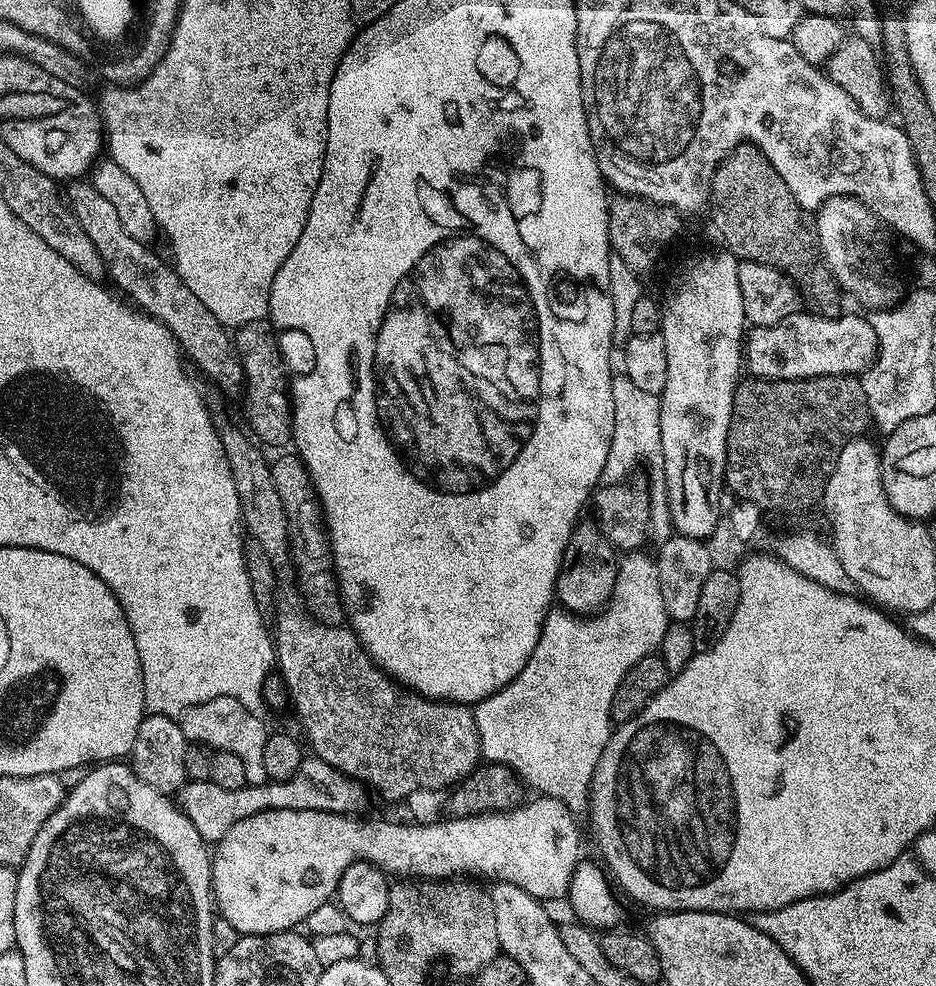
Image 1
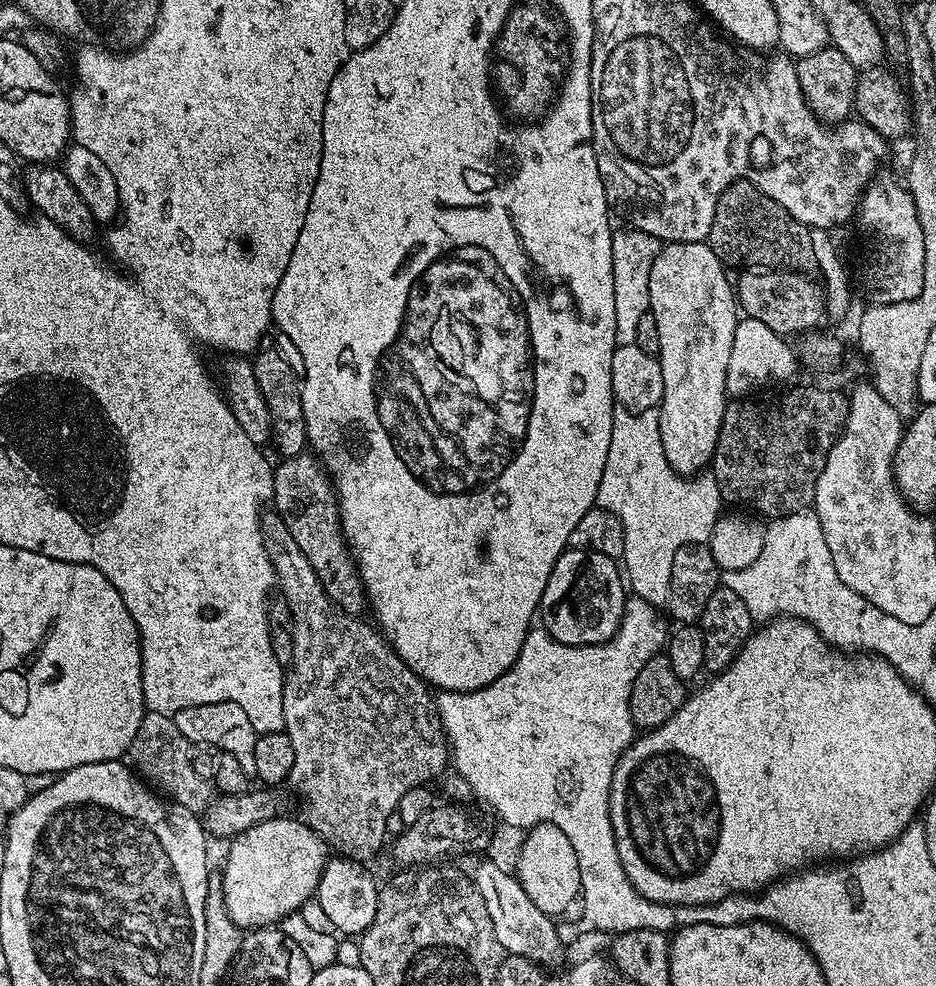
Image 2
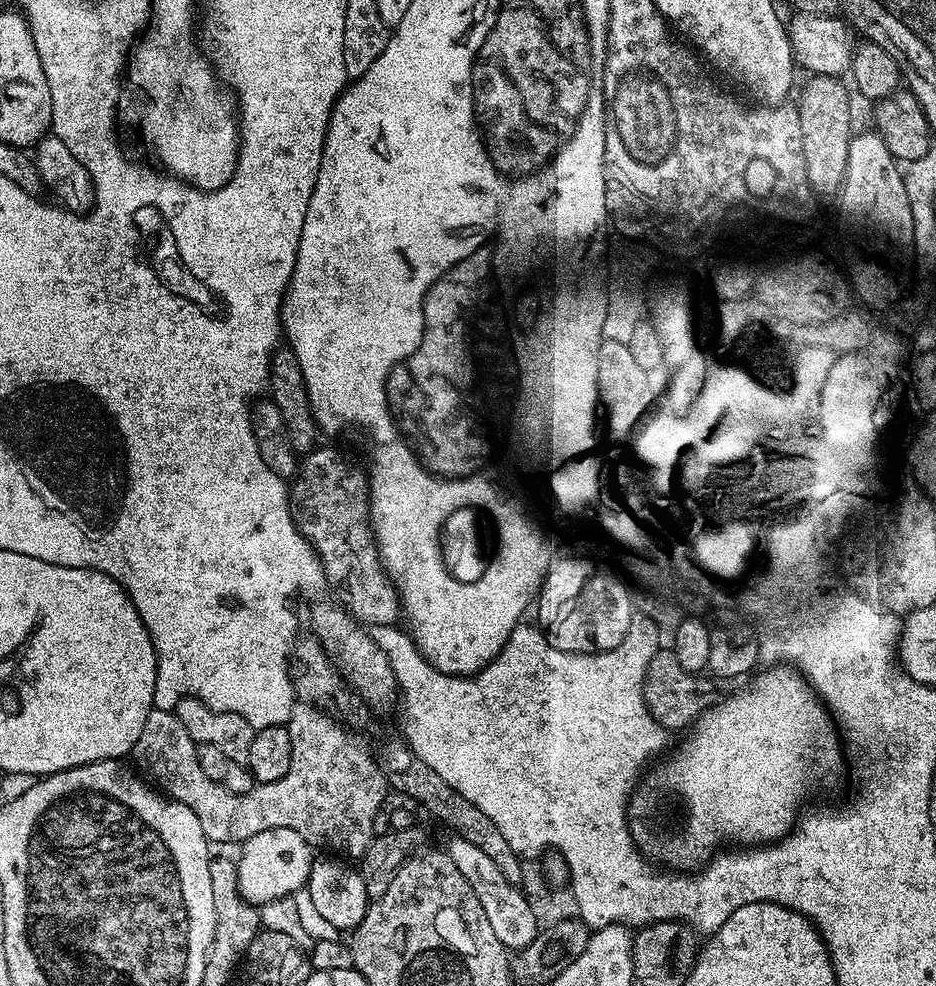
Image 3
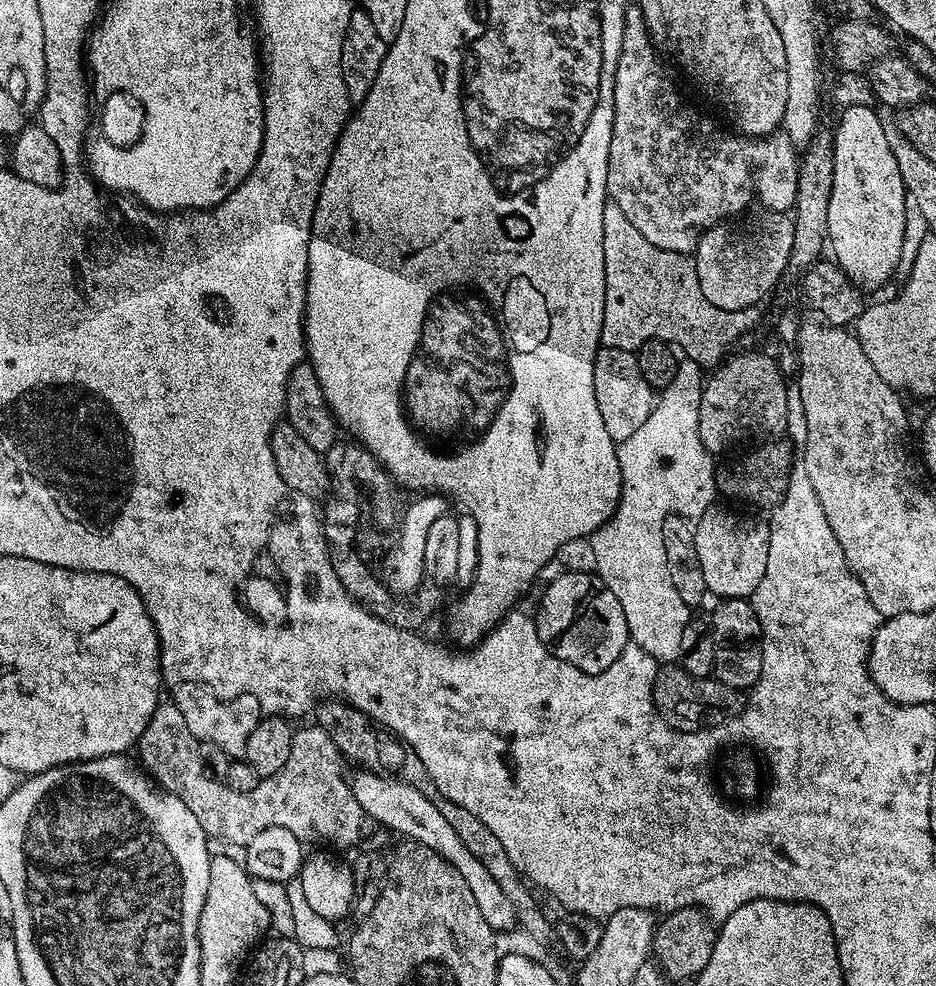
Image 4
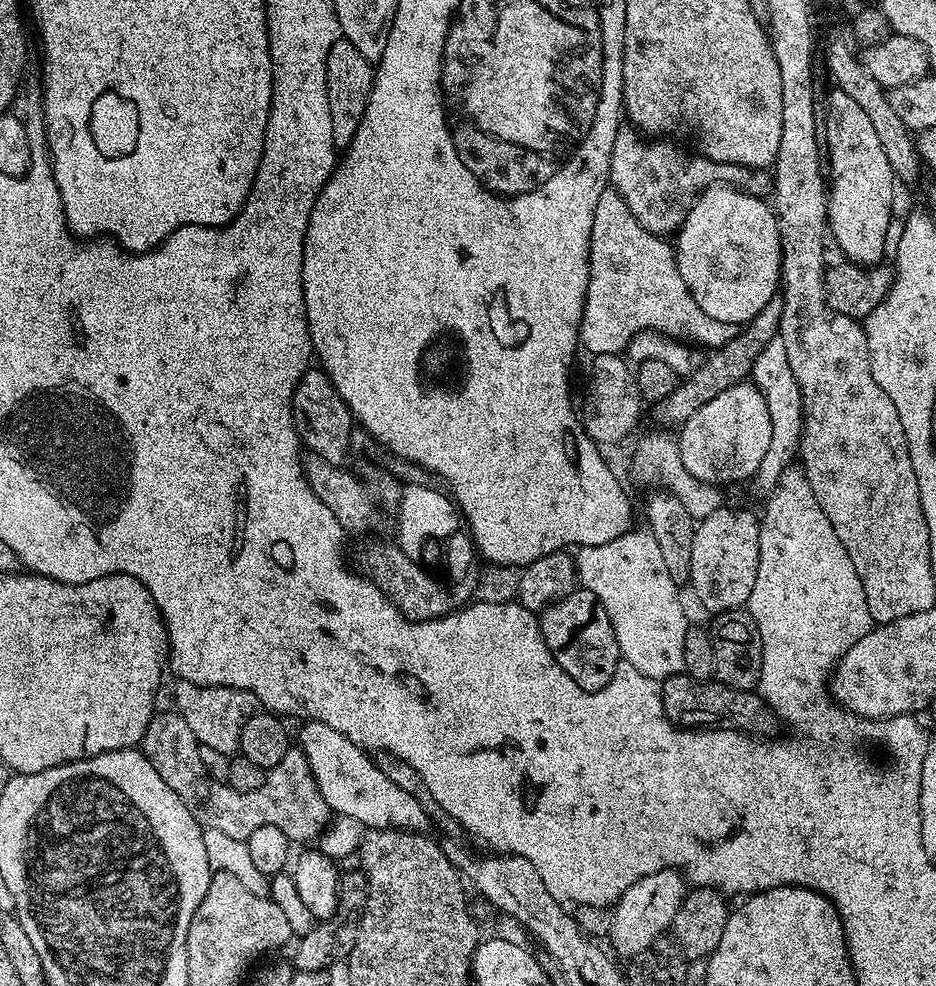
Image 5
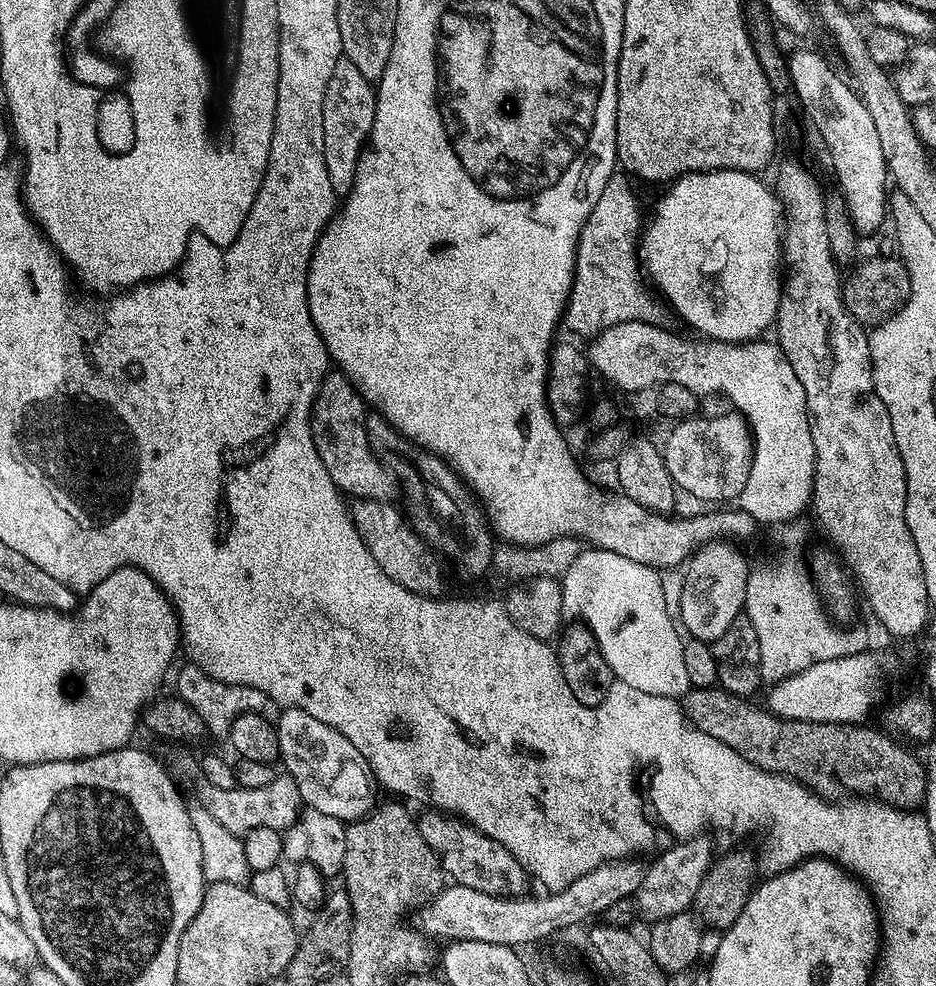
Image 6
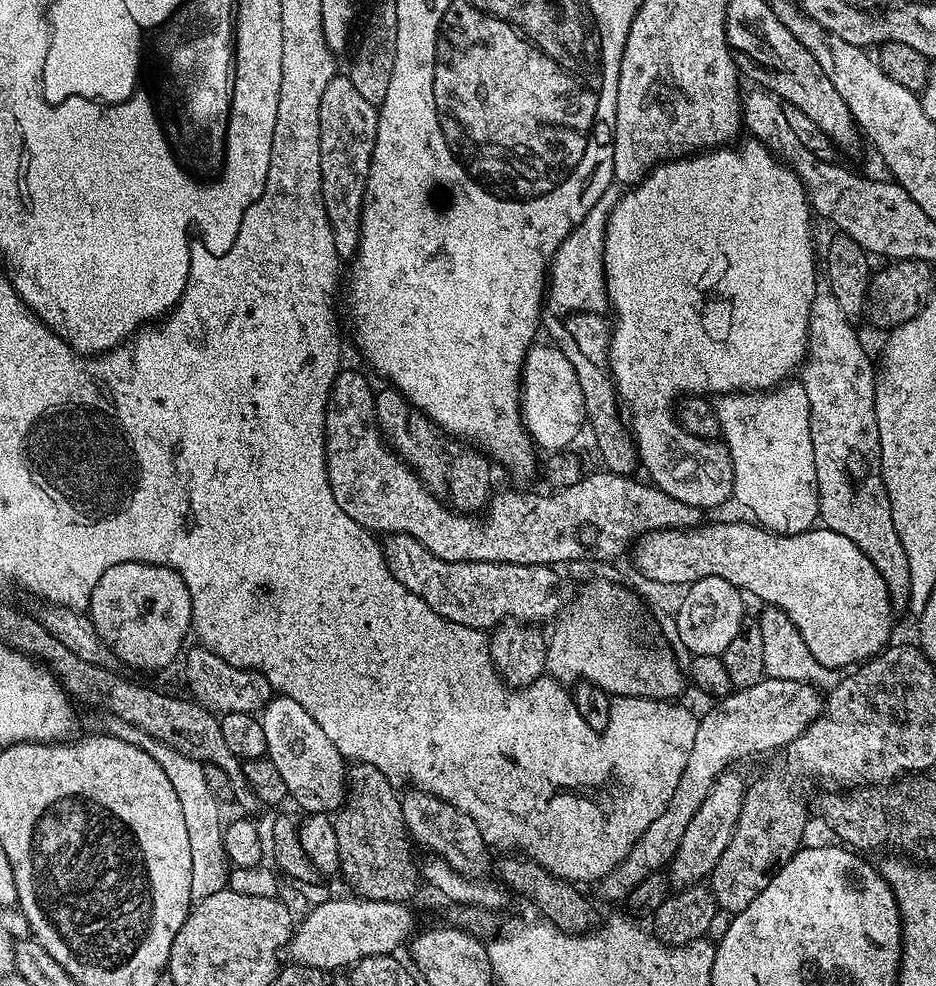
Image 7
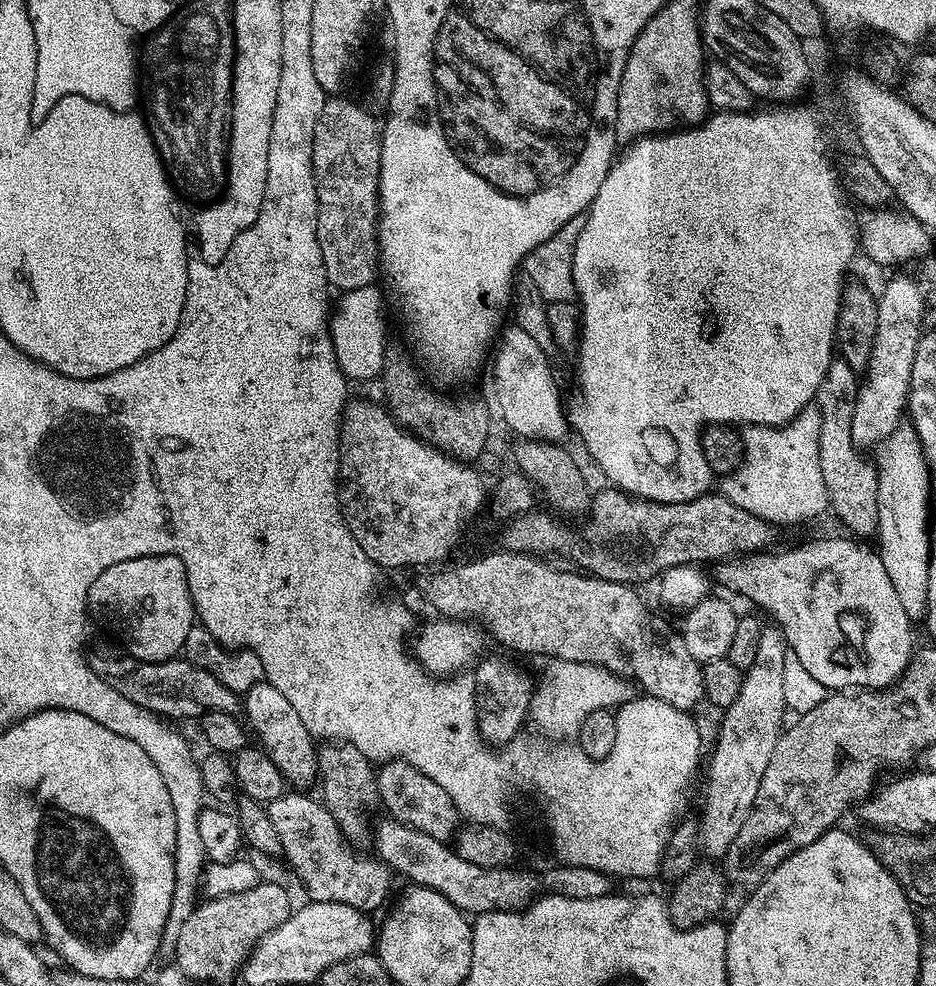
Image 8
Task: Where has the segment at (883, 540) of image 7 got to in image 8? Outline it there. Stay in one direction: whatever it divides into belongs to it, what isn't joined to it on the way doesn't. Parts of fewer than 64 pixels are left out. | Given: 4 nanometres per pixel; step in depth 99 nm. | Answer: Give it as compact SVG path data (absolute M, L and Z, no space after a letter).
M841 358L833 359L828 367L826 378L822 378L822 386L814 397L815 407L820 410L822 418L822 430L820 431L820 465L822 466L822 478L826 482L828 502L831 511L836 511L836 516L849 528L851 535L856 538L868 538L876 531L878 522L878 506L876 505L876 466L871 459L863 460L855 442L850 434L850 422L852 421L852 405L858 391L858 374L846 361Z

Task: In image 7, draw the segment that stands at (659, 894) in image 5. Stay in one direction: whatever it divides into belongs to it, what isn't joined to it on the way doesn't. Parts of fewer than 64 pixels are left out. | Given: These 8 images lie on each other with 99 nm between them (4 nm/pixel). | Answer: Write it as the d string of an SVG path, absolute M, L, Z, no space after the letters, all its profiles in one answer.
M729 770L720 774L706 794L702 806L698 806L698 814L690 818L690 826L686 826L686 834L682 834L682 842L678 842L678 850L670 865L670 880L673 885L699 885L705 878L711 877L718 858L722 858L722 850L730 846L730 838L742 810L746 787L746 780L735 771Z

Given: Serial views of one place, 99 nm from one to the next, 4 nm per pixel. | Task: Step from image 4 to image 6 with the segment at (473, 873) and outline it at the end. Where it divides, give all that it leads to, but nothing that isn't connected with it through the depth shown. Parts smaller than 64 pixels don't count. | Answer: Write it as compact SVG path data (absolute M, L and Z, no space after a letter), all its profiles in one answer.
M286 708L279 714L274 720L280 751L278 760L284 763L283 771L294 778L301 801L309 808L345 822L368 815L378 803L378 785L362 754L354 750L354 742L301 708Z

